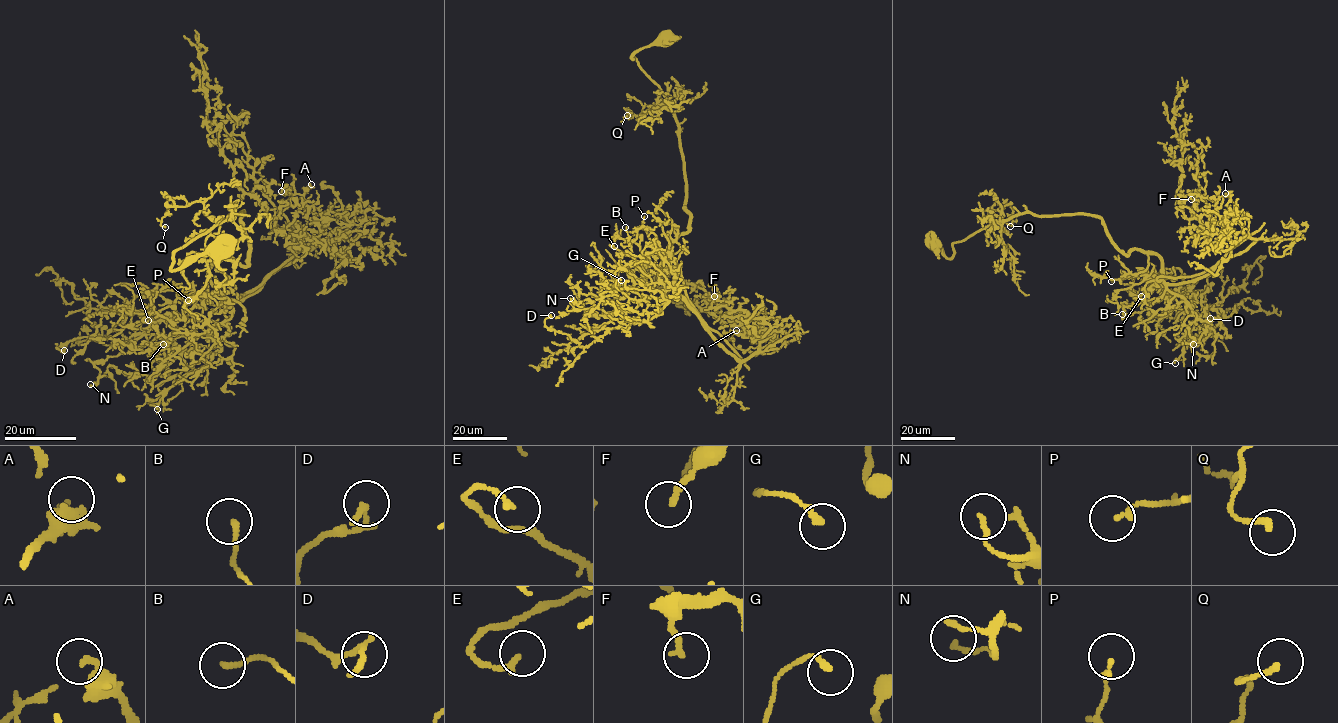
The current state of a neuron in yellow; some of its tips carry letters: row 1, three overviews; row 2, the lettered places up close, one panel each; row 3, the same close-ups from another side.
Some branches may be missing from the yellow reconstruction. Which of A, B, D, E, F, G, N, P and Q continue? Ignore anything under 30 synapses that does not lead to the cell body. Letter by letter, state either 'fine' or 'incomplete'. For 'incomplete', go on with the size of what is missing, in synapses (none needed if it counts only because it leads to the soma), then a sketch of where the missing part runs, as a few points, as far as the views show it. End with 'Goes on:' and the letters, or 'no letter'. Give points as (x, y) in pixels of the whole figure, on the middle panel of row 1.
A: fine
B: fine
D: fine
E: fine
F: fine
G: fine
N: fine
P: fine
Q: fine
Goes on: no letter

